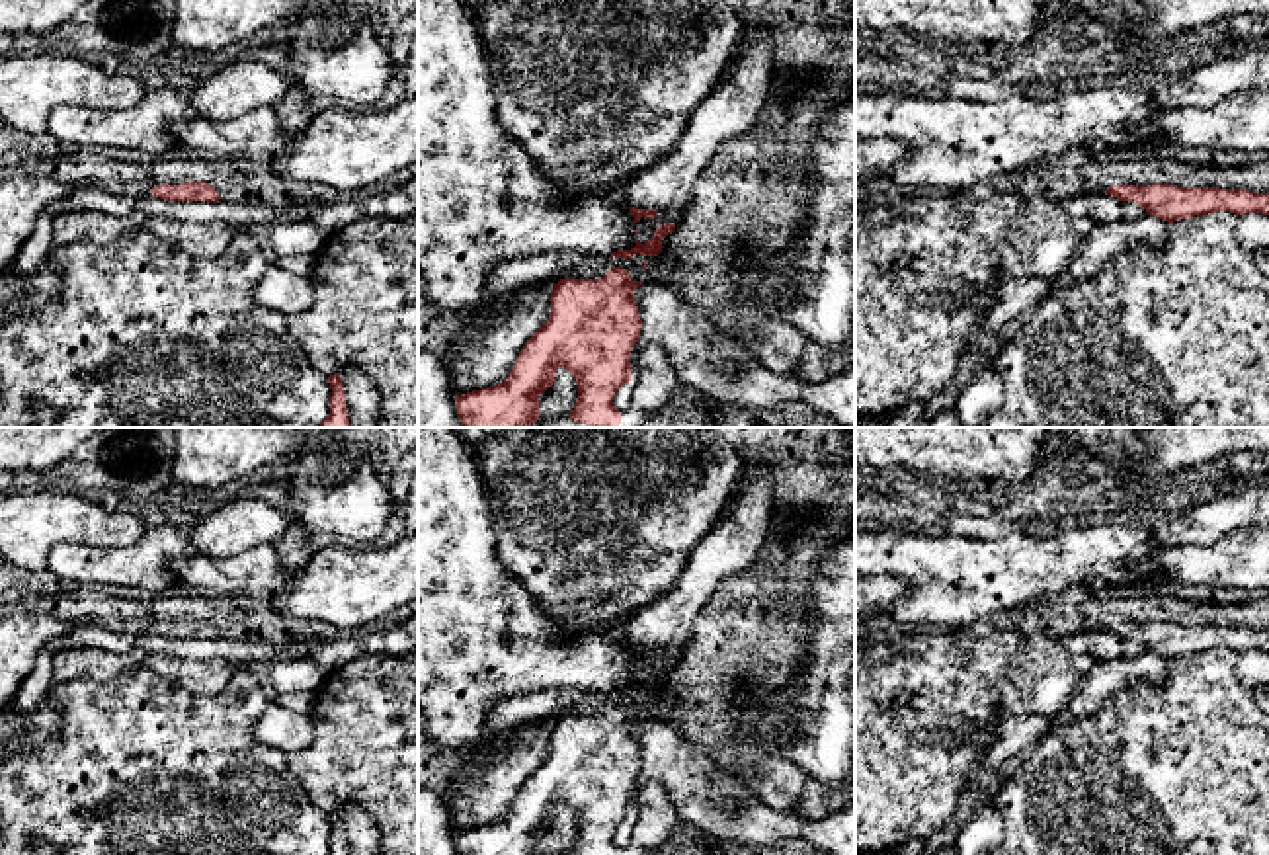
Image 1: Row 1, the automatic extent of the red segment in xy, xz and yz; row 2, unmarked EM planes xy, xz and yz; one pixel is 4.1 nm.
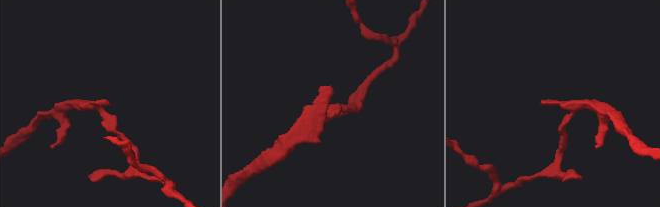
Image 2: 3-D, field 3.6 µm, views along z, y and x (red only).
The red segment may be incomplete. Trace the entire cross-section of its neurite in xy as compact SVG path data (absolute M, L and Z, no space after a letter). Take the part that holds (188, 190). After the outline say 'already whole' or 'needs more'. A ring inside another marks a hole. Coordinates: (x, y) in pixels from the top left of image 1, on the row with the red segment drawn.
M184 182L180 185L156 185L150 189L152 197L162 197L168 201L219 201L219 193L215 191L213 185L205 182Z | already whole

